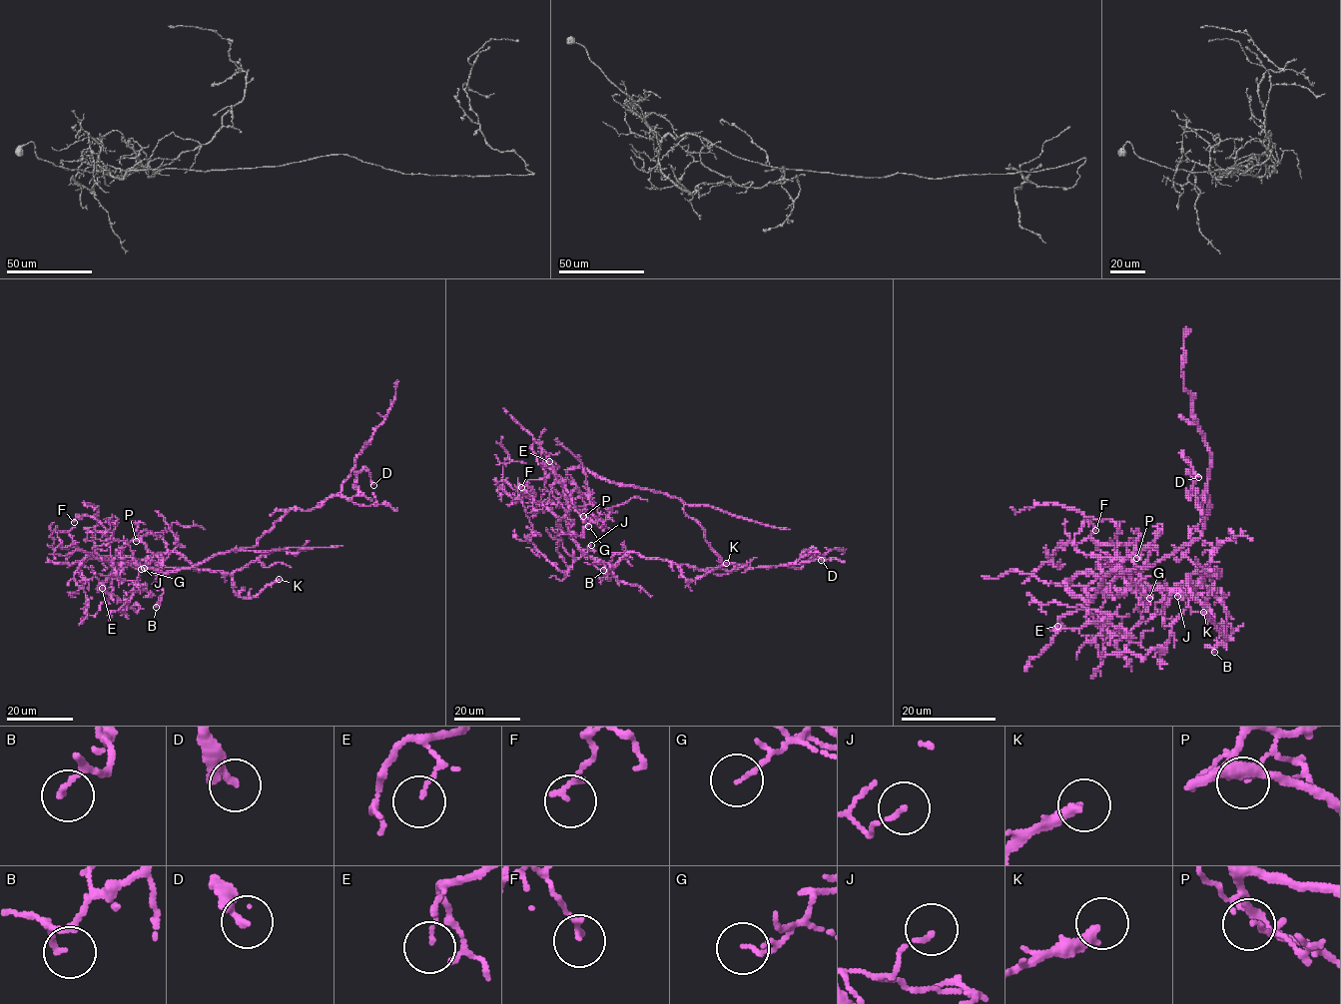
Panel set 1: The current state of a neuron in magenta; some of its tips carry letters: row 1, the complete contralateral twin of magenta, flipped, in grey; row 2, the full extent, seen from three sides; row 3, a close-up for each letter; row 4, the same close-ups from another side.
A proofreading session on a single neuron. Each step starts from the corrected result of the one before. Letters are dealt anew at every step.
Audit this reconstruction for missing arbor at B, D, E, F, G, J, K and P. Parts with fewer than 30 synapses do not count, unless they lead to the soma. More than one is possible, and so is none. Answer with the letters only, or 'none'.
none

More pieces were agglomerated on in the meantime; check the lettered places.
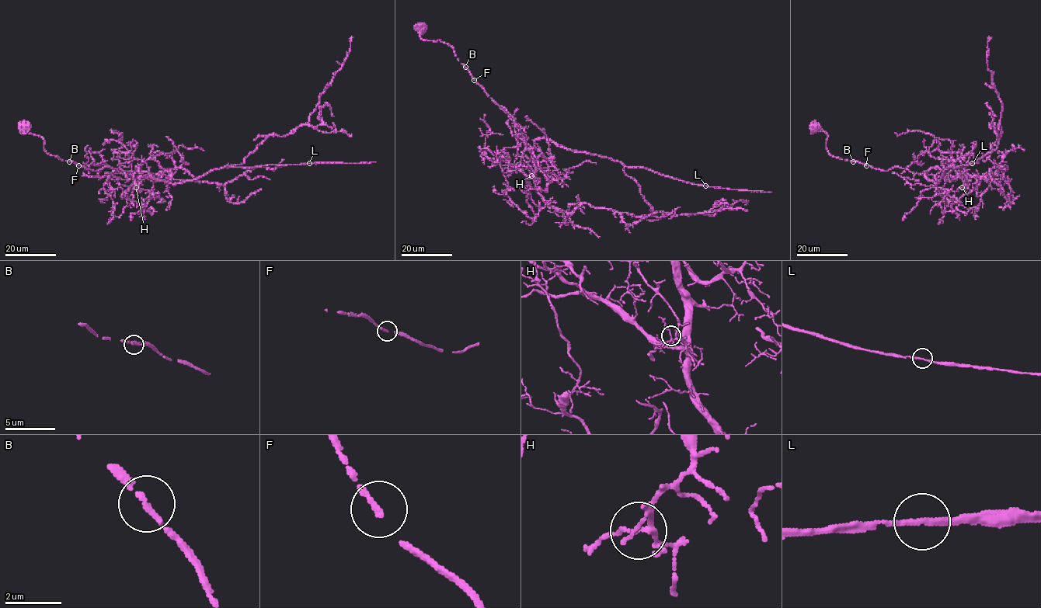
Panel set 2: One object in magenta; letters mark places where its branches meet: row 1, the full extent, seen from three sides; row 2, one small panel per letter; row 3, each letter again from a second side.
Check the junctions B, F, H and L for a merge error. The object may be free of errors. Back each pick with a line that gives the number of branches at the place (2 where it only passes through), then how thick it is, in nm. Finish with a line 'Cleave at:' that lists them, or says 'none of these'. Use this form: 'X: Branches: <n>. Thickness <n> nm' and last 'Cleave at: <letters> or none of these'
H: Branches: 4. Thickness 140 nm
Cleave at: H

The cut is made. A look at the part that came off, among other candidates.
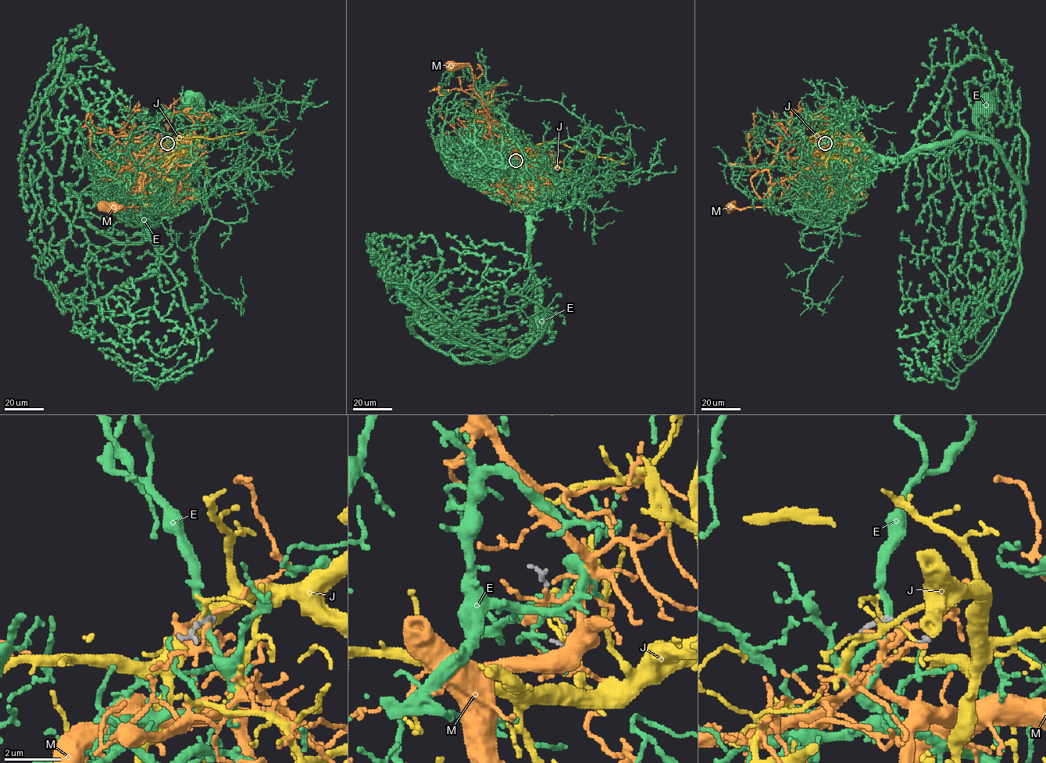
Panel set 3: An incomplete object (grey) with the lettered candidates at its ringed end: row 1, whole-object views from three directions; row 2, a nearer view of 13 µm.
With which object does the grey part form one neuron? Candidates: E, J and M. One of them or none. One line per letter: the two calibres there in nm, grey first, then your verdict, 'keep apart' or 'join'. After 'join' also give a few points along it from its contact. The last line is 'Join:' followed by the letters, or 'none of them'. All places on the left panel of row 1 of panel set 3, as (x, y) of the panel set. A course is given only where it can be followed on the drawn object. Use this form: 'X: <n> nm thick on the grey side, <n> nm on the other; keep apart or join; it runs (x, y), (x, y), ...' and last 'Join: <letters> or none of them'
E: 170 nm thick on the grey side, 240 nm on the other; keep apart
J: 180 nm thick on the grey side, 130 nm on the other; join; it runs (168, 143), (175, 141), (178, 137), (216, 137), (276, 129)
M: 170 nm thick on the grey side, 70 nm on the other; keep apart
Join: J

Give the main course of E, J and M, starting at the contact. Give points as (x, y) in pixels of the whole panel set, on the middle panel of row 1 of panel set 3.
E: (516, 161), (501, 177), (527, 220), (529, 267), (540, 291), (537, 318), (547, 313), (544, 323)
J: (516, 160), (519, 159), (519, 163), (523, 165), (530, 149), (541, 143), (559, 141), (625, 164)
M: (516, 160), (516, 164), (510, 164), (497, 152), (490, 131), (487, 104), (473, 87), (471, 68), (451, 66)

